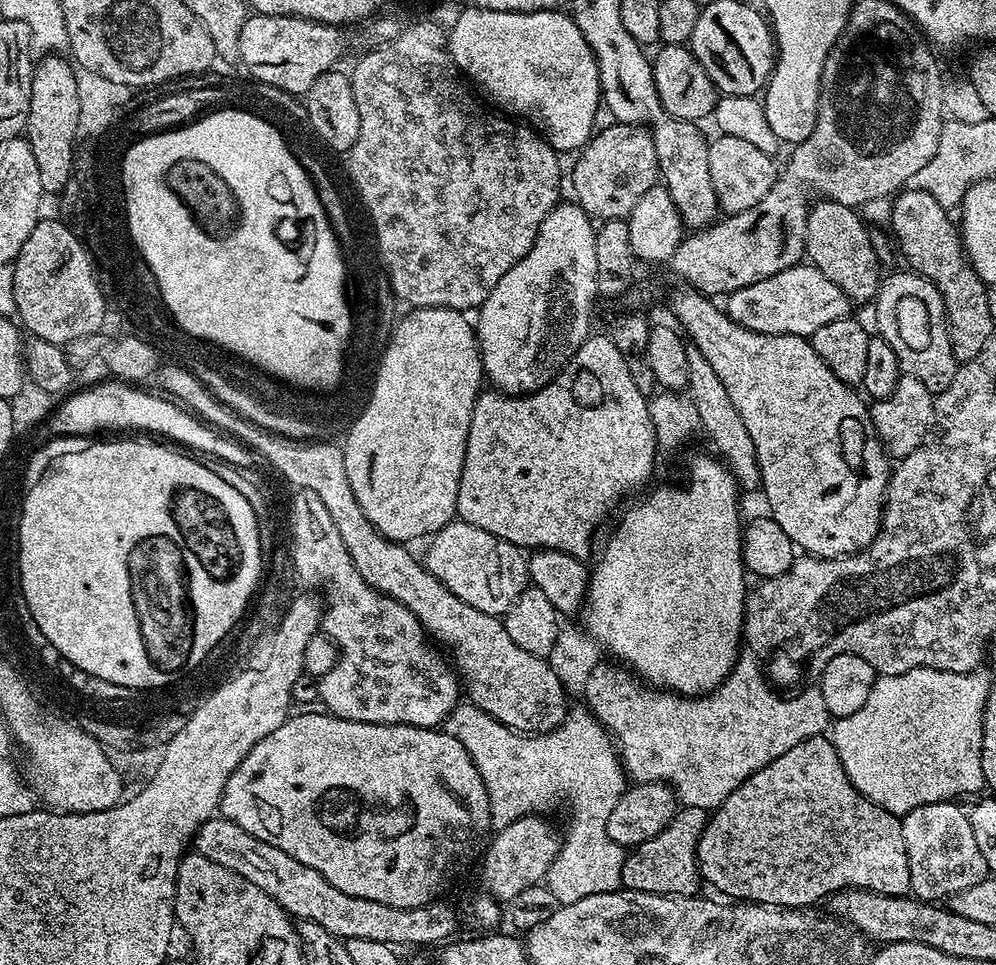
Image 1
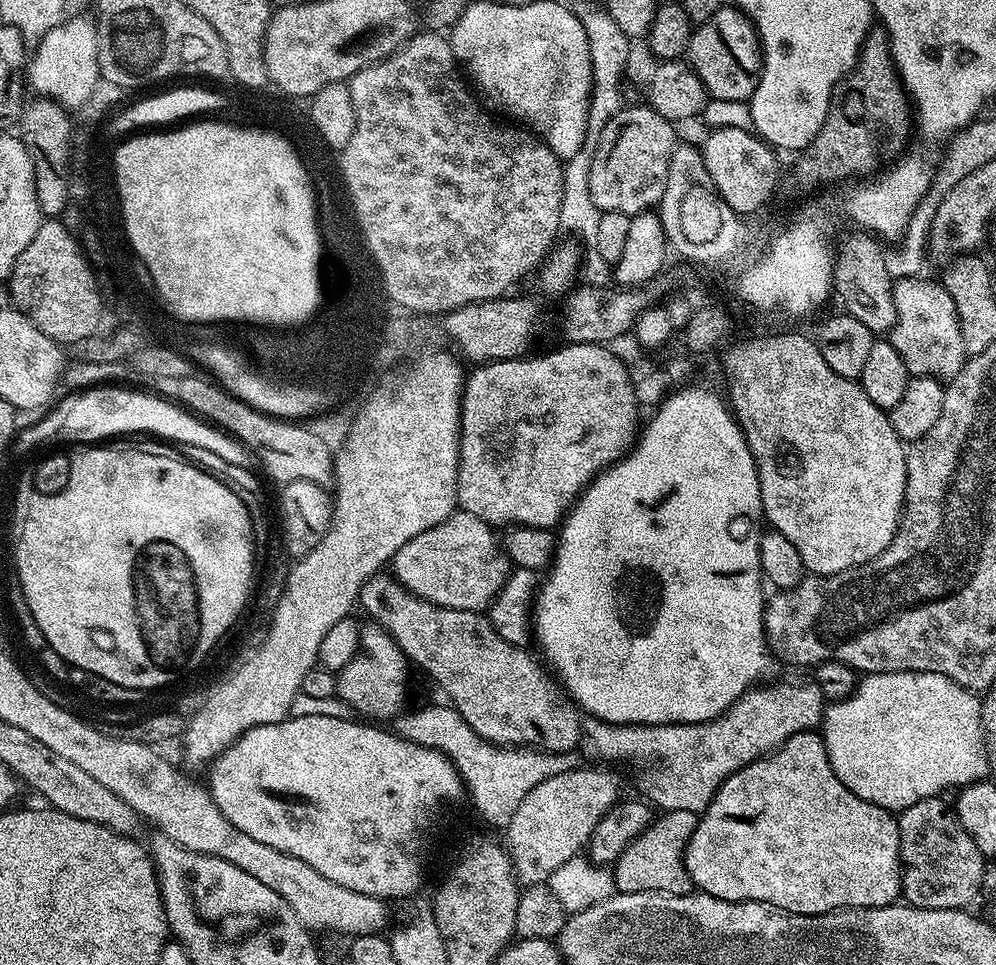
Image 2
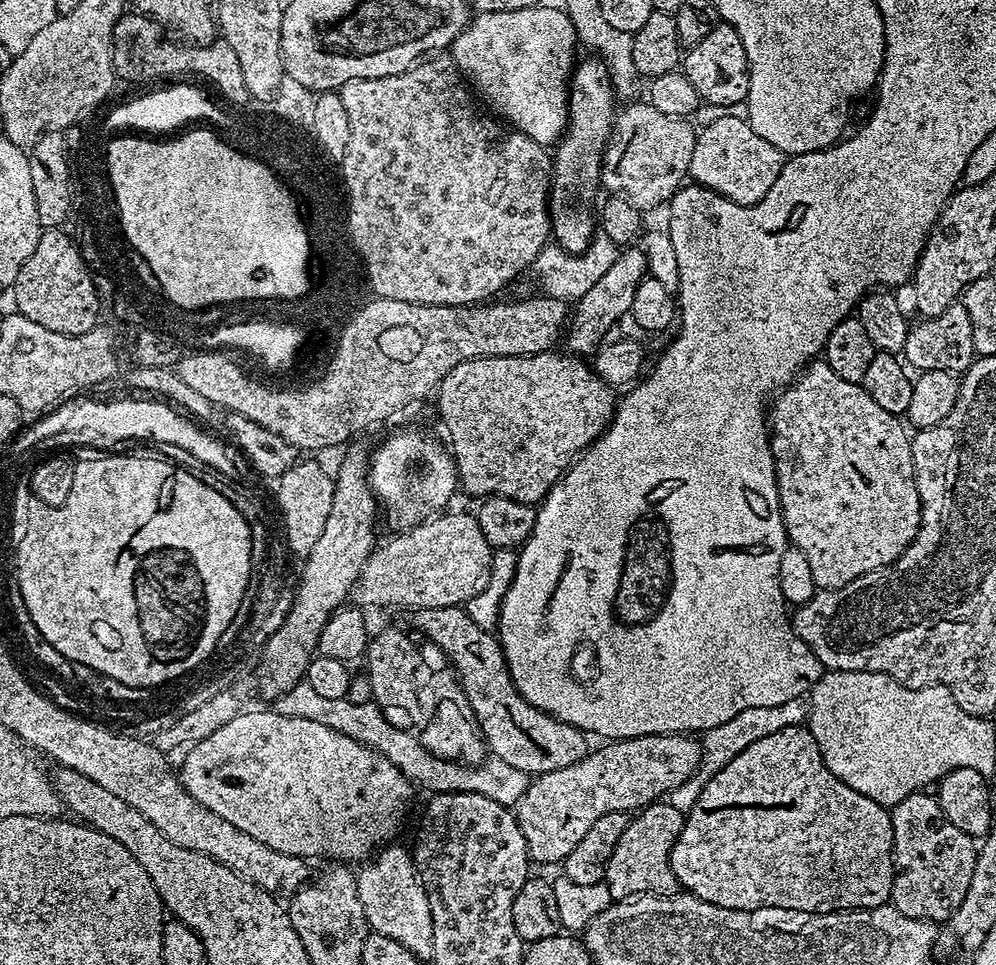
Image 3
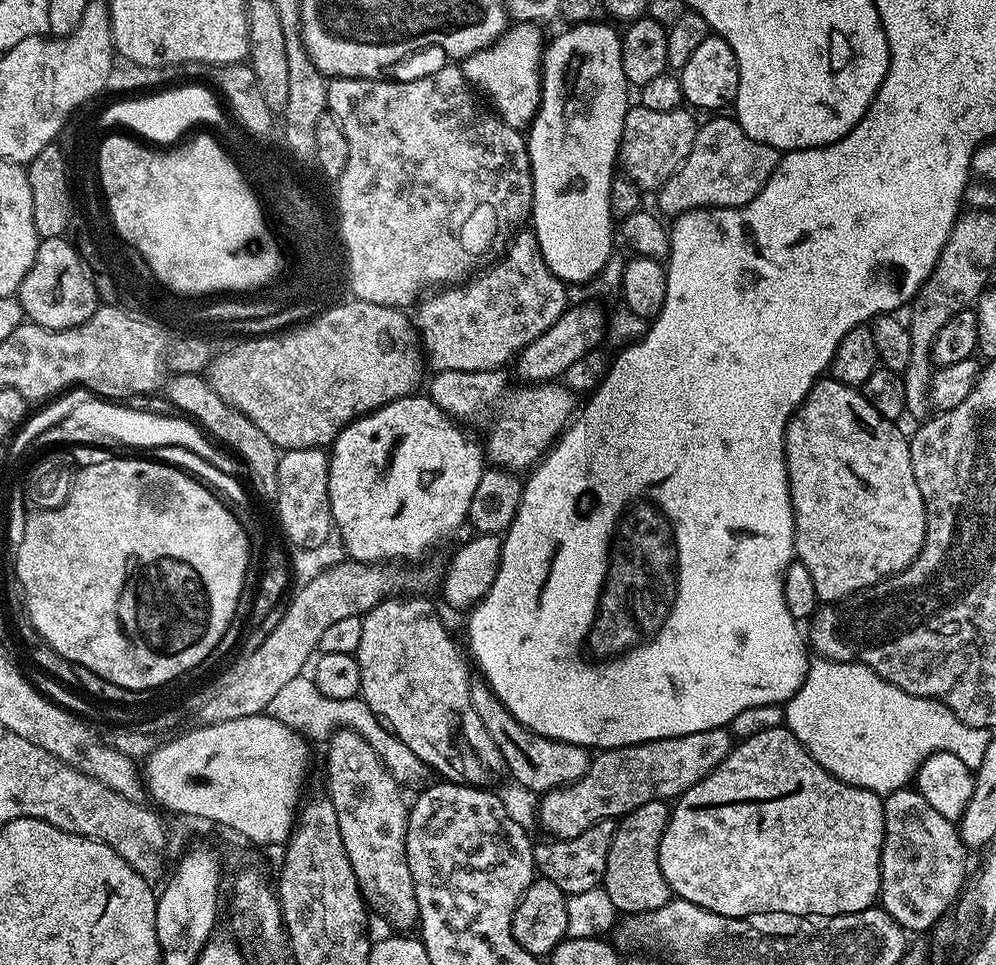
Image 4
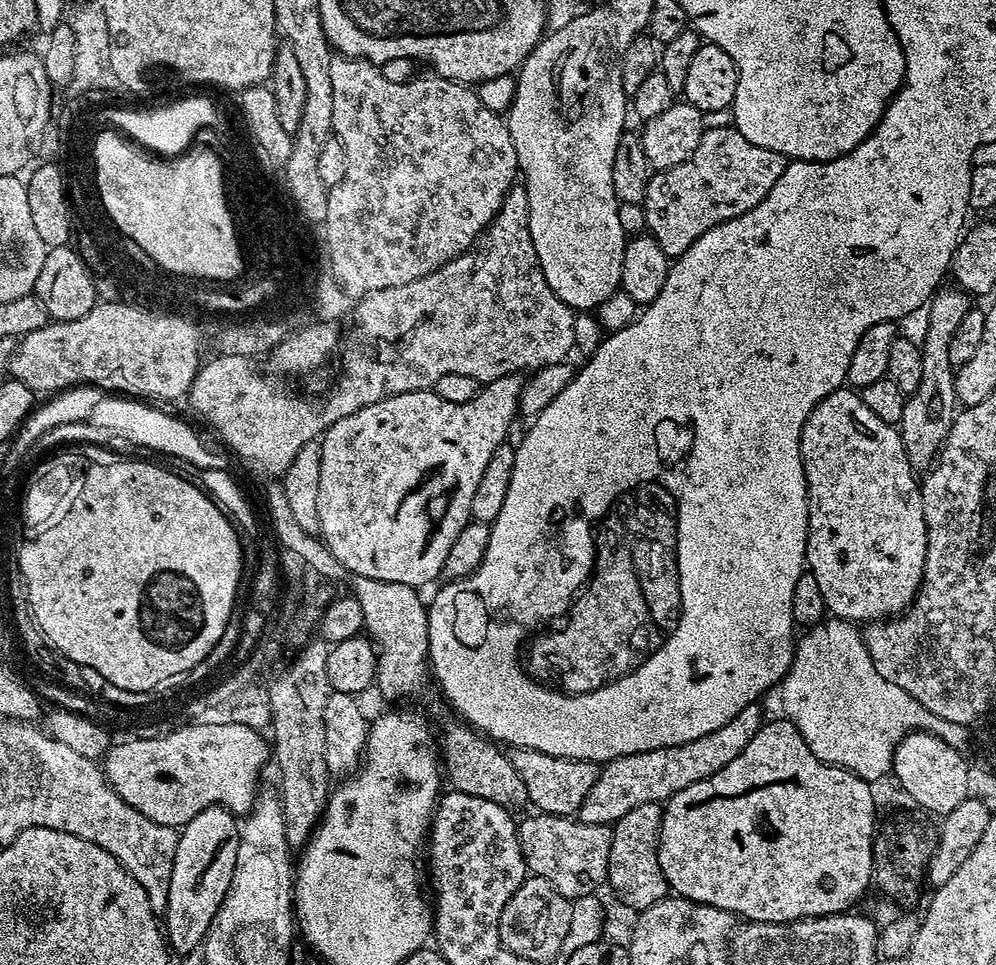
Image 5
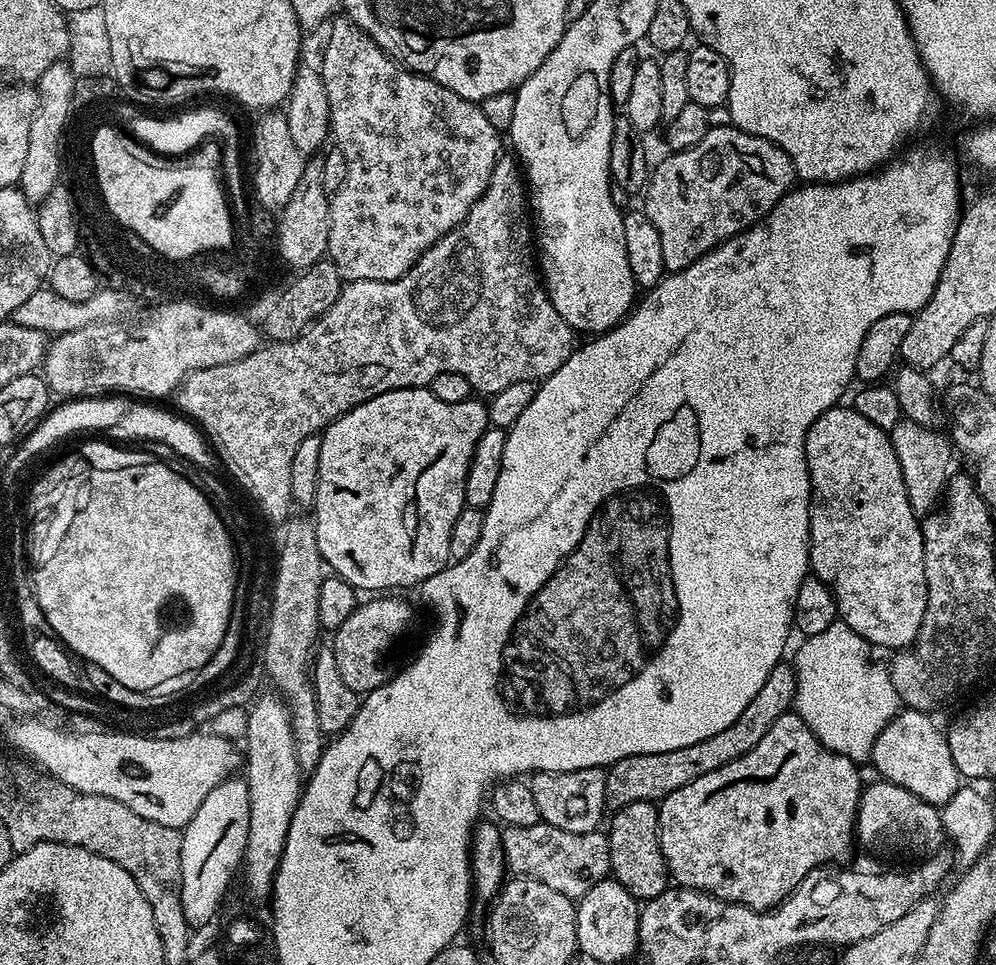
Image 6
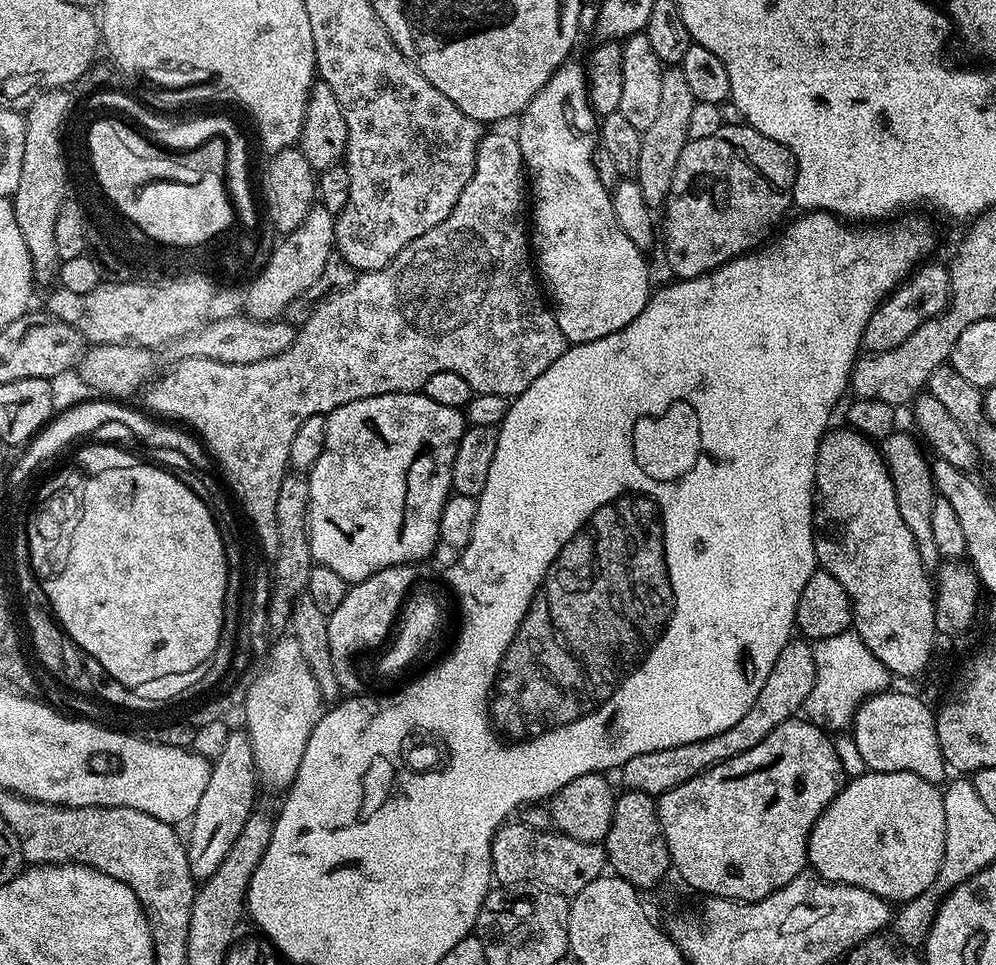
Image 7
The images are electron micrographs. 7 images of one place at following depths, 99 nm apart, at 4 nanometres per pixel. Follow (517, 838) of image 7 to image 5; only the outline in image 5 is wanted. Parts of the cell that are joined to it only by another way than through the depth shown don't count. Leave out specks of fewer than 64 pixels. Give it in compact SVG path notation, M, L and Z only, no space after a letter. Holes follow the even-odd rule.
M540 812L519 821L516 833L522 846L522 858L529 873L538 878L546 878L558 894L574 901L583 896L599 893L608 879L610 862L610 842L612 829L606 824L587 824L579 818L552 816Z

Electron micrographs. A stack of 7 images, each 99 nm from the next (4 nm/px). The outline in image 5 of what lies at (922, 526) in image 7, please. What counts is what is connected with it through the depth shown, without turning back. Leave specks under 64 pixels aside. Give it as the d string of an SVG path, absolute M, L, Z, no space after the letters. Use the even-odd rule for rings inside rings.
M941 286L926 305L928 325L924 328L924 340L920 344L922 354L922 378L916 389L905 399L902 418L899 422L902 446L906 446L906 458L910 458L913 470L928 470L935 464L940 448L948 437L952 417L958 411L956 398L956 373L950 362L950 338L954 330L966 318L970 310L969 293L959 287Z

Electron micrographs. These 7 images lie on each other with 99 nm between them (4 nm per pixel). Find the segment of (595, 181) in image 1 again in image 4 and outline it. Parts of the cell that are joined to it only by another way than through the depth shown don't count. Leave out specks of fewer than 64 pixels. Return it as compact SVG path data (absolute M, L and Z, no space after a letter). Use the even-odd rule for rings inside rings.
M629 107L622 130L618 164L623 175L641 190L659 190L684 165L694 146L698 120L687 107L674 110L646 110Z

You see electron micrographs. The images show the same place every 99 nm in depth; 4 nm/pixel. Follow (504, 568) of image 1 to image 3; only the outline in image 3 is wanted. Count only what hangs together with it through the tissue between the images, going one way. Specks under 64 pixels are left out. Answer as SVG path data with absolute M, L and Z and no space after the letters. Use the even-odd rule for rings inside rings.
M471 511L451 512L421 519L407 530L400 530L404 532L390 537L384 545L381 543L360 571L356 586L350 593L351 599L357 605L371 606L376 610L387 609L387 604L397 604L407 610L447 610L467 605L474 594L486 590L486 582L490 582L494 549L486 542L486 534L482 534L482 526L478 526Z

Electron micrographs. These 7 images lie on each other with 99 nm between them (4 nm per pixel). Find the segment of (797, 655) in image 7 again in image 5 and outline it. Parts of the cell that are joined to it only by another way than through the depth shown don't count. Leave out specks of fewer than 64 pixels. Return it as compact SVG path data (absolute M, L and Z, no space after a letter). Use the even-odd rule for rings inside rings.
M759 703L747 704L734 718L730 718L730 722L726 722L726 726L718 726L718 730L710 730L710 734L702 734L702 738L694 738L694 742L682 742L678 746L646 750L607 761L601 767L598 782L594 782L594 786L590 786L590 794L586 794L586 800L582 802L578 818L587 824L611 826L618 818L622 818L622 814L634 810L634 806L666 802L671 796L678 794L678 790L686 790L686 786L694 786L694 782L702 782L702 778L710 778L710 774L718 774L718 770L722 770L722 766L727 766L729 762L734 762L734 758L738 758L738 754L742 754L742 750L746 750L750 738L754 738L754 734L758 734L762 723L760 707Z

